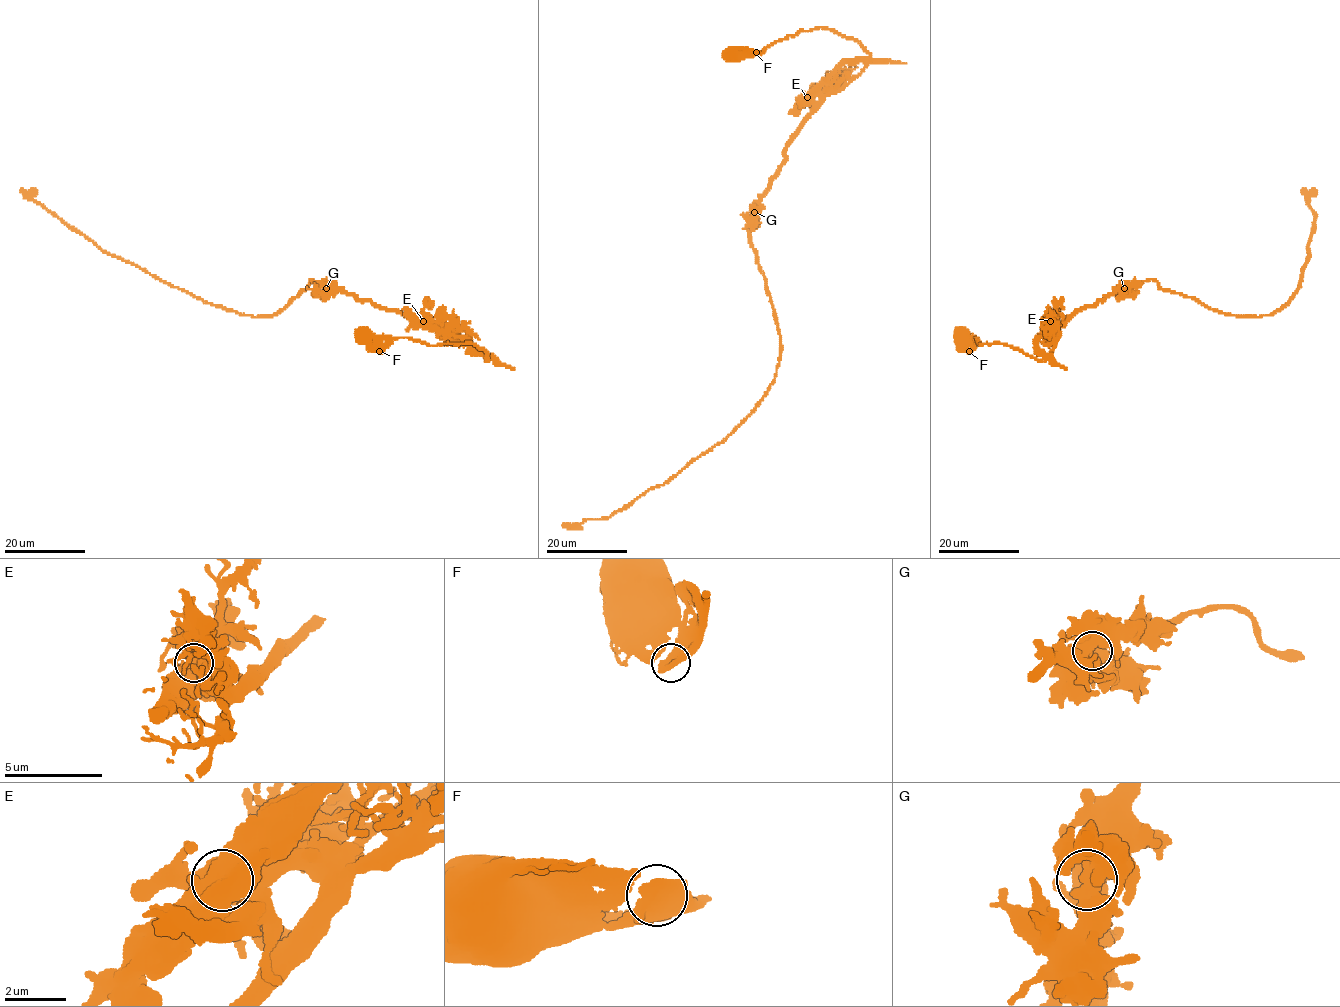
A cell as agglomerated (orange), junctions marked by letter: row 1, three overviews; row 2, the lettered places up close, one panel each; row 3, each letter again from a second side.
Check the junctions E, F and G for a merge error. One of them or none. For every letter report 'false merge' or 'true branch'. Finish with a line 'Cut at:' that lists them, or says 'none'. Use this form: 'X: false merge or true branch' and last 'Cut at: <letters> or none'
E: false merge
F: true branch
G: true branch
Cut at: E

